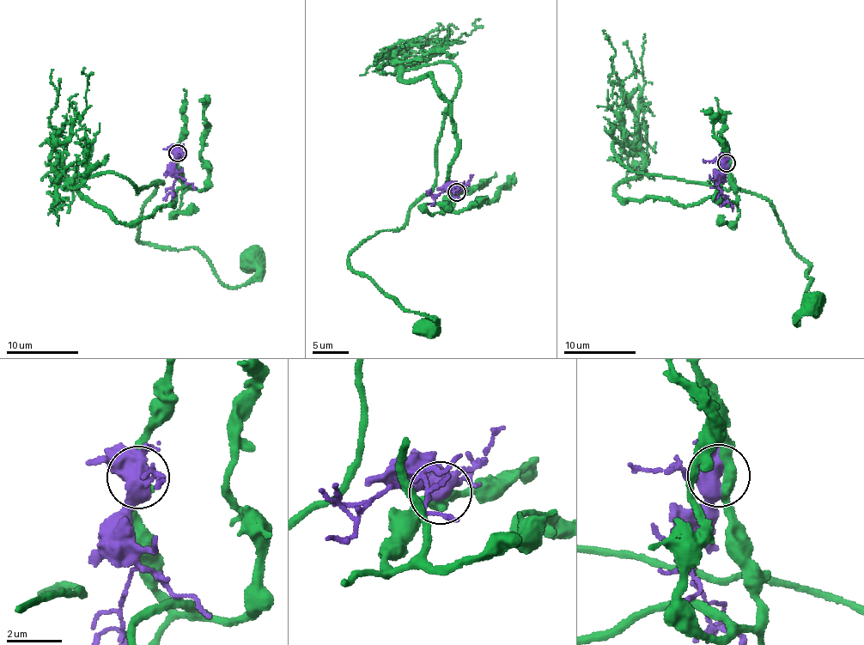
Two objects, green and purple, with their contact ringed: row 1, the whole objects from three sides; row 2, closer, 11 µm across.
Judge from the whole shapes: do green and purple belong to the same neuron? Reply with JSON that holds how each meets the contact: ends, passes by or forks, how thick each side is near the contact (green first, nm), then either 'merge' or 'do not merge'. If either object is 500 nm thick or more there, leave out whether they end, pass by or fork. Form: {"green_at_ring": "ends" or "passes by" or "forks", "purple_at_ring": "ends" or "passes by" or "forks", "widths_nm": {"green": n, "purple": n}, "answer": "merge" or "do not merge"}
{"widths_nm": {"green": 360, "purple": 550}, "answer": "do not merge"}

